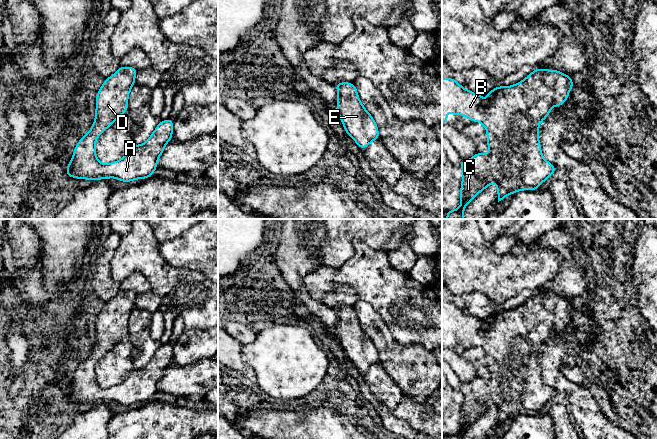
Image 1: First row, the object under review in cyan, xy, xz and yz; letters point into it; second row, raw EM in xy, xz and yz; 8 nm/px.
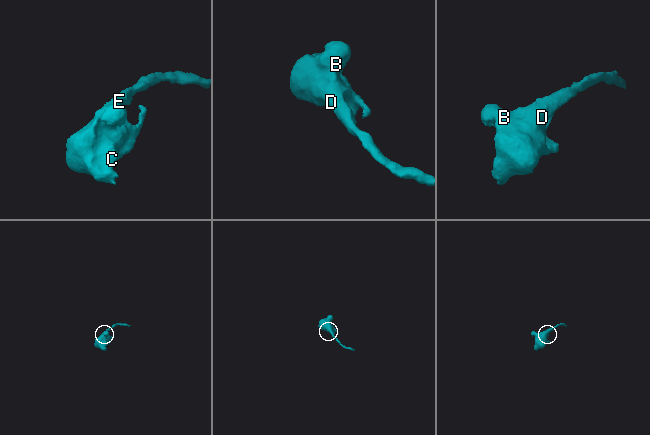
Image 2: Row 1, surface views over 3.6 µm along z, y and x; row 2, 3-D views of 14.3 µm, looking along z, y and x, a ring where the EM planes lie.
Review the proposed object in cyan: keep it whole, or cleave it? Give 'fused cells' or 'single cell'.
single cell

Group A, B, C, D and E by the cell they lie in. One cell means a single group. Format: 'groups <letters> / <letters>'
groups A B C D E

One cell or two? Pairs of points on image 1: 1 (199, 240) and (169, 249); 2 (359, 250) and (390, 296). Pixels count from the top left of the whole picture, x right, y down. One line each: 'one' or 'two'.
1: one
2: one

